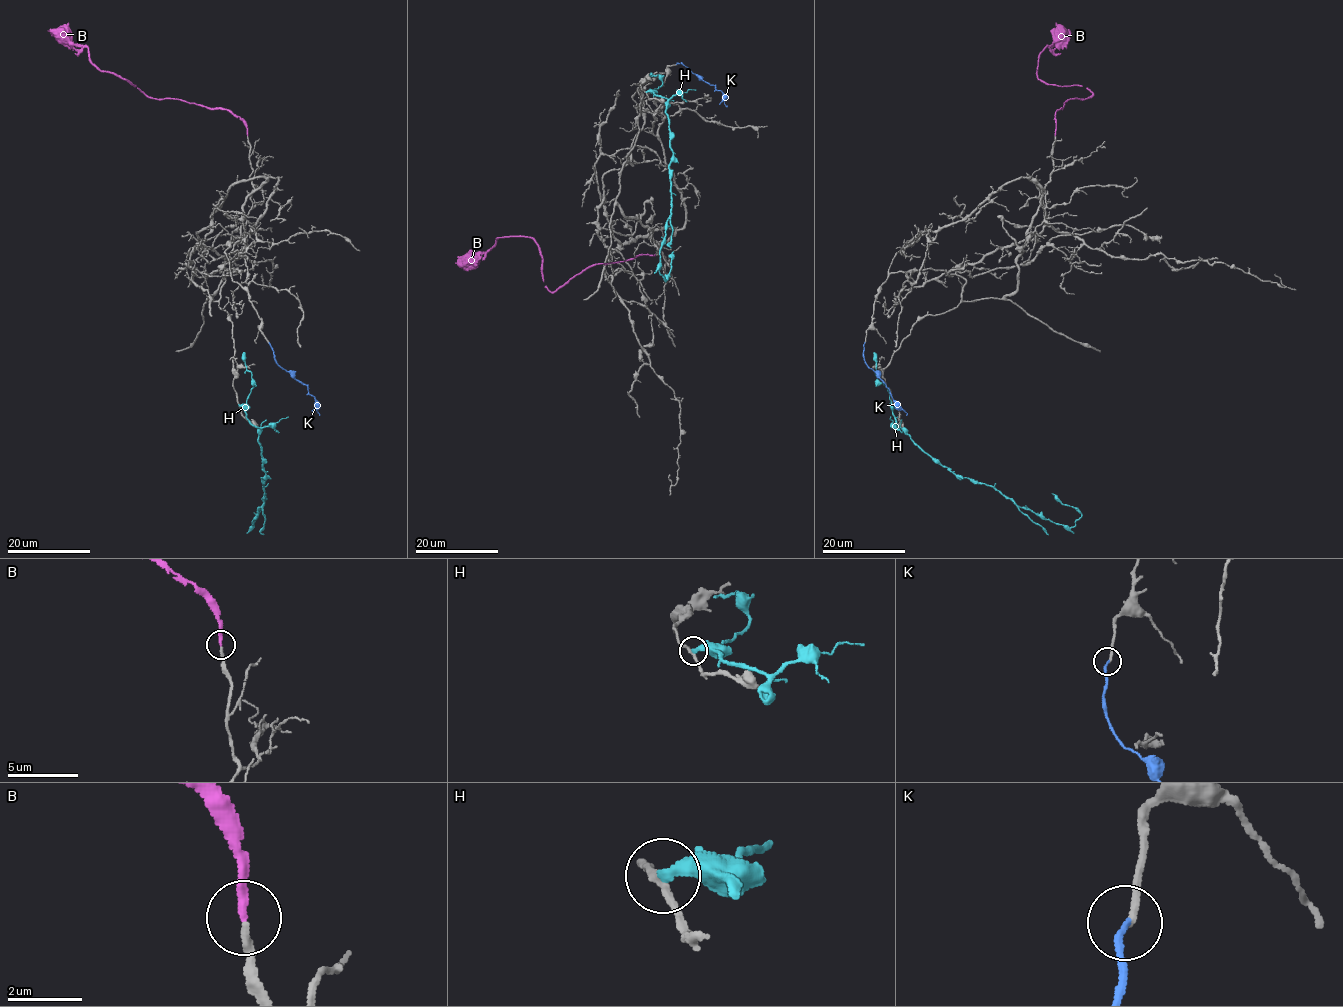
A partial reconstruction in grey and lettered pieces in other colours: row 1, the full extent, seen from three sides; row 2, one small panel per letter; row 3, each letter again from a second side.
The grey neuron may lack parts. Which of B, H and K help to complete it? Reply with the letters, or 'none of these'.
B

